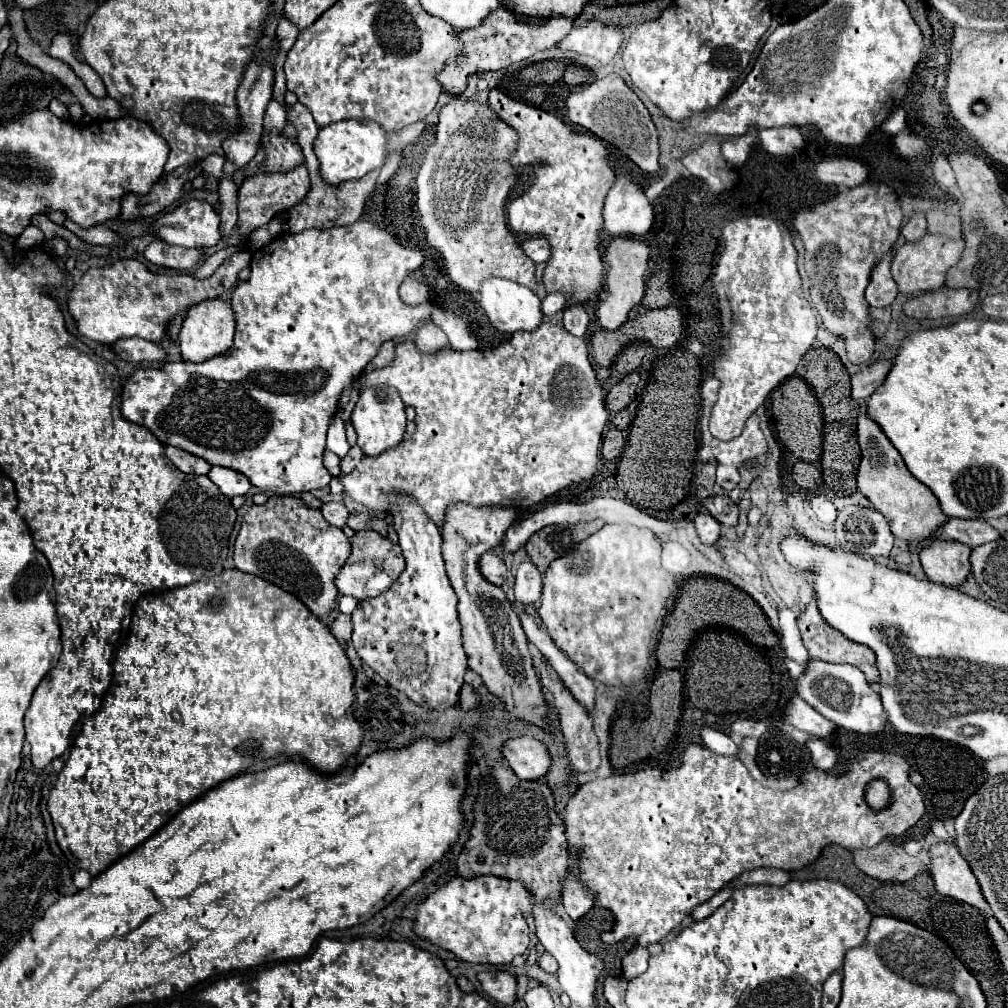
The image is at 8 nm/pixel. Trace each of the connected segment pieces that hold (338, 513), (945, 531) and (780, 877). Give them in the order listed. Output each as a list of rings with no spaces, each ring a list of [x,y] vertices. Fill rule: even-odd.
[[[329,501],[321,507],[321,513],[323,517],[335,525],[335,527],[345,527],[347,525],[347,517],[349,517],[349,511],[345,509],[345,505],[341,501]]]
[[[947,519],[937,531],[935,531],[937,537],[943,537],[943,539],[955,539],[955,541],[961,541],[965,545],[969,545],[971,549],[975,549],[977,545],[983,545],[983,543],[989,543],[989,541],[995,541],[999,539],[999,531],[995,531],[991,525],[987,525],[983,519],[973,519],[973,521],[967,521],[967,519]]]
[[[761,867],[761,869],[753,869],[743,873],[739,879],[735,879],[735,887],[737,885],[763,885],[763,883],[771,883],[771,885],[785,885],[789,881],[789,873],[779,871],[775,867]]]

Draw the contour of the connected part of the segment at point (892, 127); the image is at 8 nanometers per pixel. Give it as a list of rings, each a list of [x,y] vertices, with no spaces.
[[[899,107],[899,109],[895,109],[887,119],[885,119],[885,123],[881,125],[881,129],[889,135],[889,137],[895,137],[897,133],[901,133],[901,131],[905,131],[907,129],[907,121],[905,121],[905,111]]]

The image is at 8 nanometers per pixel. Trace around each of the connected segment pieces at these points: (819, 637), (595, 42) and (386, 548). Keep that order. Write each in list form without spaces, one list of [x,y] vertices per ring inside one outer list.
[[[815,599],[805,607],[803,613],[799,613],[797,627],[801,631],[803,645],[809,651],[811,659],[819,659],[819,661],[825,661],[825,663],[847,663],[847,665],[855,665],[855,667],[859,667],[865,673],[865,677],[867,677],[869,683],[877,683],[879,681],[879,669],[875,665],[875,653],[869,647],[863,647],[861,643],[855,643],[855,641],[847,639],[843,633],[835,631],[829,623],[823,623],[823,617],[819,615]]]
[[[589,21],[585,25],[573,27],[571,33],[557,45],[561,49],[573,49],[577,53],[597,57],[601,63],[609,63],[613,55],[619,51],[621,41],[623,41],[621,29],[605,27],[601,23]]]
[[[359,531],[351,539],[351,545],[353,545],[353,553],[335,577],[335,585],[337,585],[339,593],[341,595],[351,595],[359,601],[381,595],[385,591],[385,587],[391,587],[391,583],[399,577],[399,573],[405,567],[401,547],[391,543],[387,537],[383,537],[375,531]]]

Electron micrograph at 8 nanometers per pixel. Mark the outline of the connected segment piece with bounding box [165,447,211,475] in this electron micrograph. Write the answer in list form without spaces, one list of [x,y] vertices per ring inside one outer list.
[[[165,447],[165,453],[167,457],[171,459],[171,463],[183,471],[183,473],[195,473],[195,475],[207,475],[207,471],[211,469],[211,465],[205,461],[205,459],[199,459],[197,455],[189,455],[187,451],[183,449],[177,449],[177,447]]]

